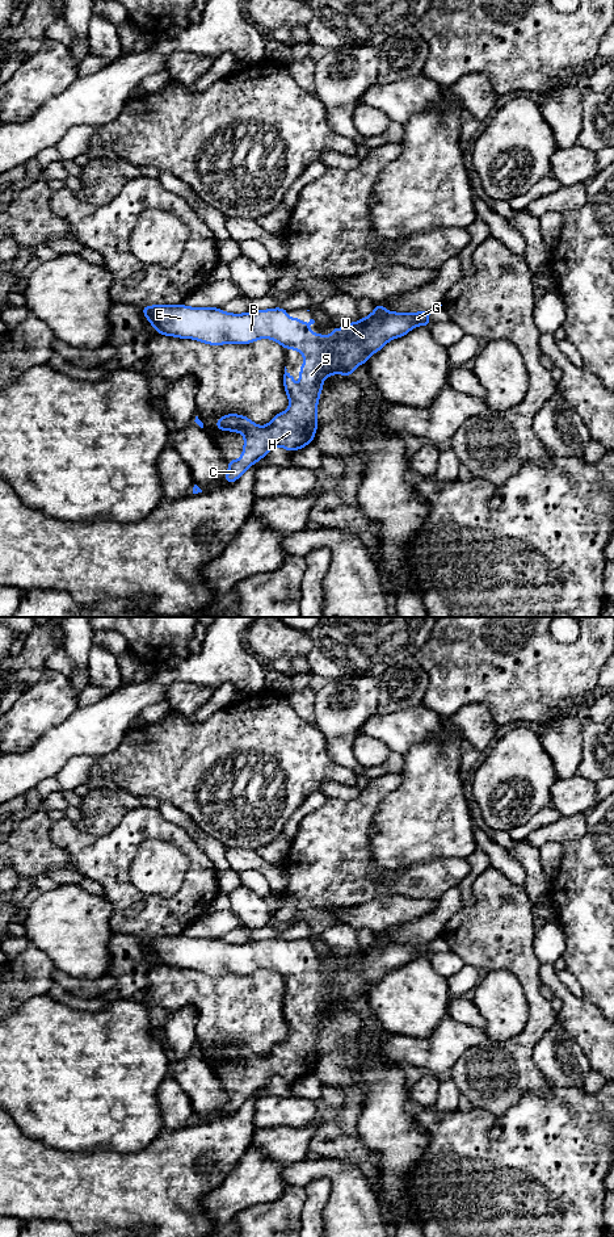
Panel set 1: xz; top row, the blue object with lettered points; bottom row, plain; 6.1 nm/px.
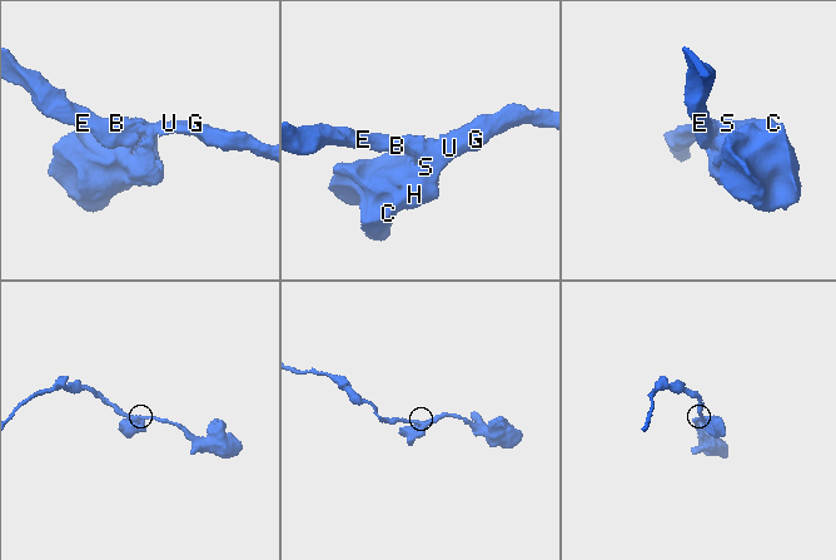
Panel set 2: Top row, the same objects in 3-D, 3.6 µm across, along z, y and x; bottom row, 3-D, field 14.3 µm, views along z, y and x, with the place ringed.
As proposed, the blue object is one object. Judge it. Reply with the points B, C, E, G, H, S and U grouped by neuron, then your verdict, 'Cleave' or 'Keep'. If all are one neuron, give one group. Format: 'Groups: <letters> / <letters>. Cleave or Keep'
Groups: B C E G H S U. Keep

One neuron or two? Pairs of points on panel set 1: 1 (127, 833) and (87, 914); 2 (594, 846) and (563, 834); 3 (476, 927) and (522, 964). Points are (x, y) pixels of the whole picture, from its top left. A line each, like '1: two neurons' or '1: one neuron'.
1: two neurons
2: two neurons
3: one neuron

